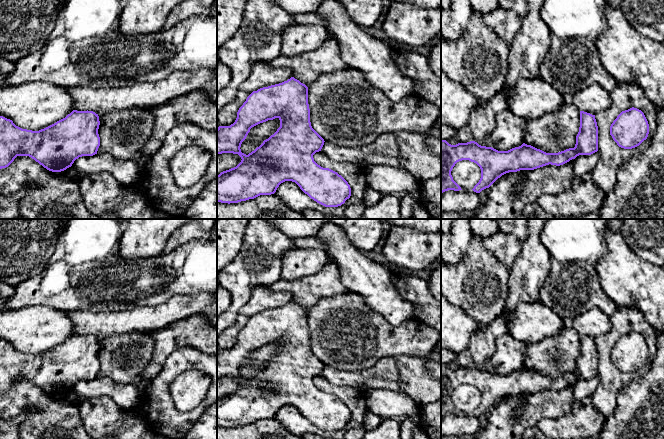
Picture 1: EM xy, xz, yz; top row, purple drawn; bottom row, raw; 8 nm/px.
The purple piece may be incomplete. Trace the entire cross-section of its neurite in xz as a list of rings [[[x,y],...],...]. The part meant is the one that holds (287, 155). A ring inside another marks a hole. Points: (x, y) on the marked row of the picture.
[[[291,77],[279,84],[263,87],[253,91],[239,108],[237,118],[230,126],[217,128],[217,154],[233,153],[241,157],[241,162],[234,168],[217,175],[217,202],[238,203],[254,199],[260,195],[274,194],[279,185],[285,181],[295,182],[300,189],[311,199],[325,207],[338,207],[351,196],[348,182],[337,172],[323,168],[313,158],[316,152],[321,151],[324,139],[312,128],[310,122],[310,109],[308,104],[308,87],[299,80]],[[278,118],[280,127],[268,139],[248,155],[241,152],[241,144],[246,139],[250,129],[260,123]]]

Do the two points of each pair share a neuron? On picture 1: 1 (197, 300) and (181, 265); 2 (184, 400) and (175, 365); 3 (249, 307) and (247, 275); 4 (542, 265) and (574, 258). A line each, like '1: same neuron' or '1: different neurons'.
1: different neurons
2: different neurons
3: different neurons
4: different neurons

